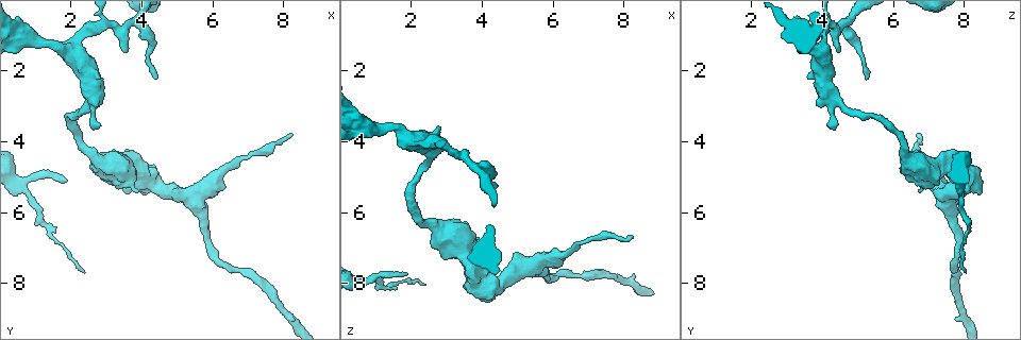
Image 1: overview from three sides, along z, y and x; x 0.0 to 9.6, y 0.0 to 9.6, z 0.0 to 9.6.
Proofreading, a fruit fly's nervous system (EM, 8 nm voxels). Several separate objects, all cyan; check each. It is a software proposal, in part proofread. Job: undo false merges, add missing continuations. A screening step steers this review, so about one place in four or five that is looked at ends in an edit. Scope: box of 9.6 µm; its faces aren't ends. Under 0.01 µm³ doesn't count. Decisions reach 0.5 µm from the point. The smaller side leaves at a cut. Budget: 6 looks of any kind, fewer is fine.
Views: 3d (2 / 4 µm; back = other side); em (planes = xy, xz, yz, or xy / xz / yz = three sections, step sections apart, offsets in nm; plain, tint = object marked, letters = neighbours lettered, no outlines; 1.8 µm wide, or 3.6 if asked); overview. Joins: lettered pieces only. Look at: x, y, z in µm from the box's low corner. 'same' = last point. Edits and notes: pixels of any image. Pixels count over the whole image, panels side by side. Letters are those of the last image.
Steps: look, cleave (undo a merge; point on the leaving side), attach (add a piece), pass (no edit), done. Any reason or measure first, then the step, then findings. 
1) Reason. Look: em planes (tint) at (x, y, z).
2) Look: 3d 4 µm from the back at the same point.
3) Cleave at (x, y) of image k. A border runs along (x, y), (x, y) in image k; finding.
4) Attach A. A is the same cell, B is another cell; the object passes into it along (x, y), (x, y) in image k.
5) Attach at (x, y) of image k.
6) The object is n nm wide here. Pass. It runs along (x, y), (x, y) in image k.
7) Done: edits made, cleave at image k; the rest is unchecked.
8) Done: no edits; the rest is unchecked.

Sudden change in width. Look: 3d 4 µm at (0.75, 0.95, 3.60).

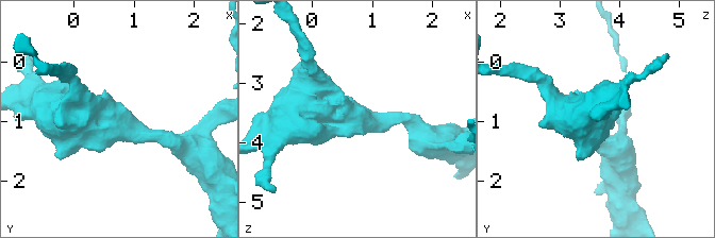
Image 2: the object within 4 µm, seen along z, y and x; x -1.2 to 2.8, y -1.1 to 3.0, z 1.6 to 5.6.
Need the tissue. Look: em planes (tint) at (0.70, 1.00, 3.55).

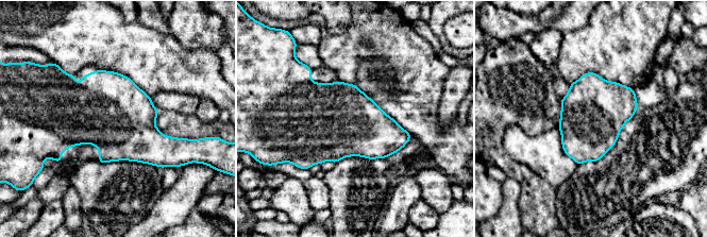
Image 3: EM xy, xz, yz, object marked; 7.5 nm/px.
See the neighbours. Look: em planes (letters) at the same point.

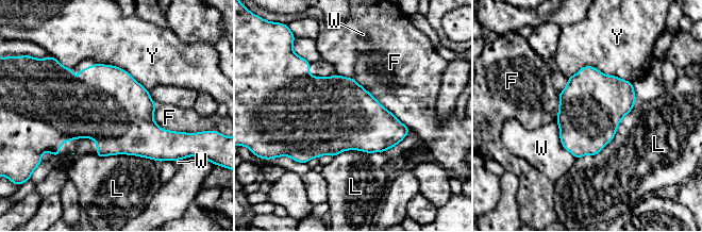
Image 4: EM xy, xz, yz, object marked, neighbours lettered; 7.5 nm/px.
The longest contact is with F, 700 nm. Pass. F, L, W and Y are other cells; a border runs along (338, 73), (354, 79), (410, 129) in image 4; continuous, no second neuron.

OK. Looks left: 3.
Thin end. Look: em xy step 4 (letters) at (8.25, 3.85, 6.65).

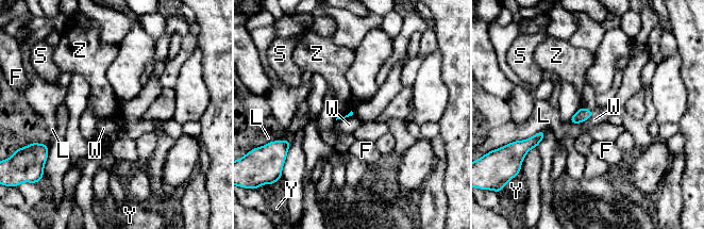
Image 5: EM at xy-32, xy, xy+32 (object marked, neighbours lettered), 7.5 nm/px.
Pass. F, L, S, W, Y and Z are other cells; a border runs along (592, 114), (580, 123) in image 5; none of them fits.

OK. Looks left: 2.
An open end. Look: em planes (plain) at (2.35, 7.75, 8.00).

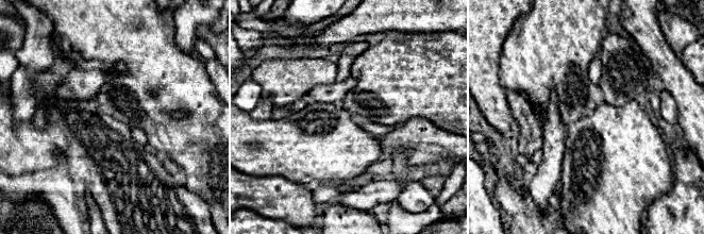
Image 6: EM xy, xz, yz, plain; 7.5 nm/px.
Look: em planes (letters) at the same point.

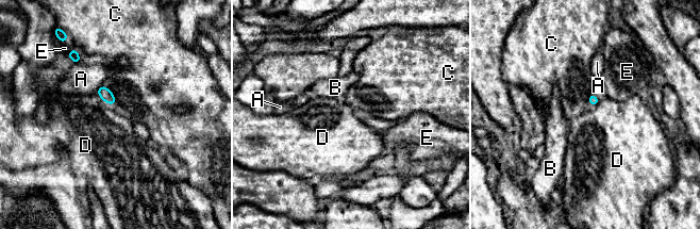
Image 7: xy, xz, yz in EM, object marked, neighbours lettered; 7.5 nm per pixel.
Pass. A, B, C, D and E are other cells; a border runs along (97, 93), (110, 105) in image 7; none of them fits.

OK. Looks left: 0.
Done: no edits; the rest is unchecked.

